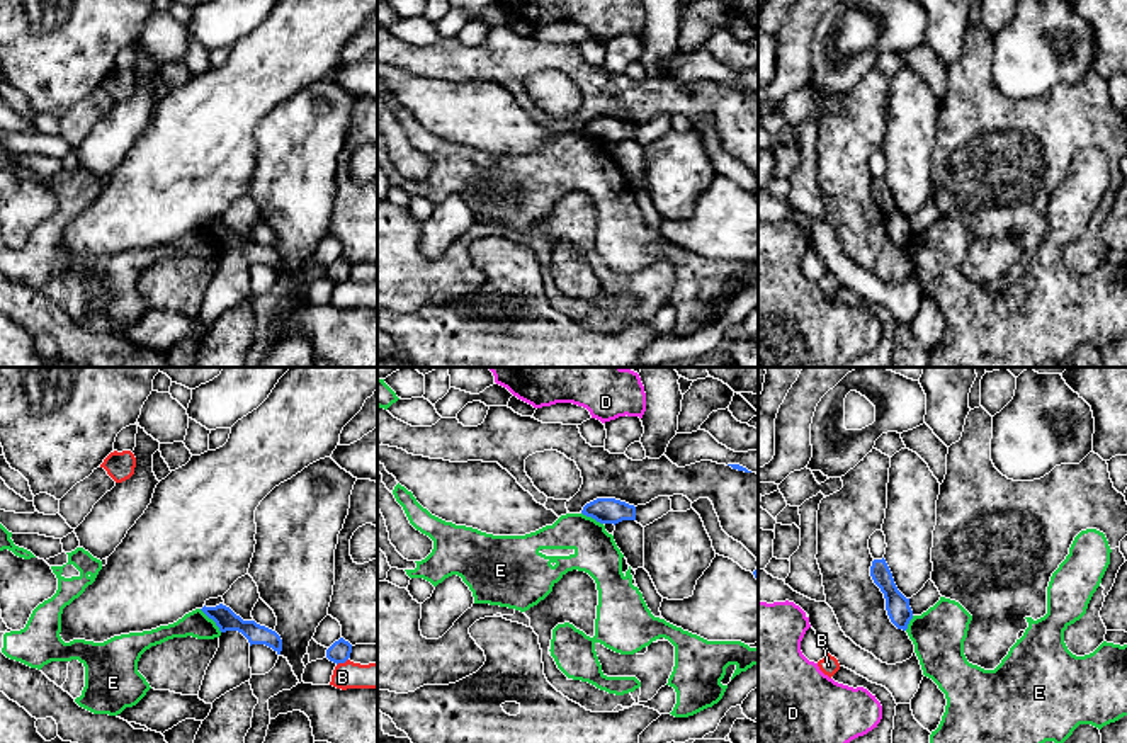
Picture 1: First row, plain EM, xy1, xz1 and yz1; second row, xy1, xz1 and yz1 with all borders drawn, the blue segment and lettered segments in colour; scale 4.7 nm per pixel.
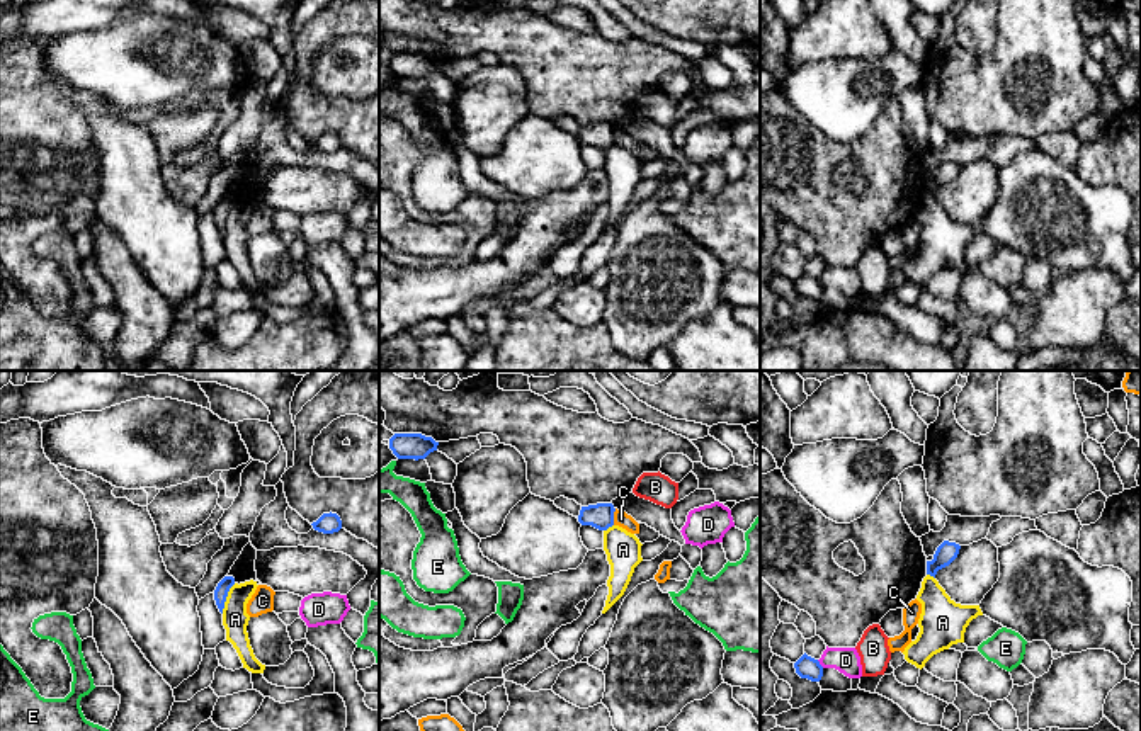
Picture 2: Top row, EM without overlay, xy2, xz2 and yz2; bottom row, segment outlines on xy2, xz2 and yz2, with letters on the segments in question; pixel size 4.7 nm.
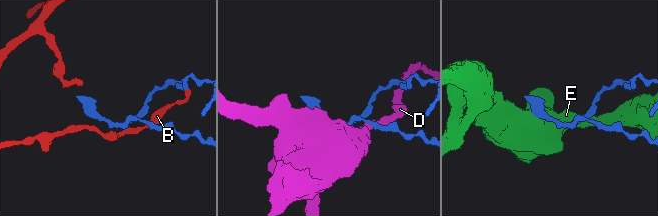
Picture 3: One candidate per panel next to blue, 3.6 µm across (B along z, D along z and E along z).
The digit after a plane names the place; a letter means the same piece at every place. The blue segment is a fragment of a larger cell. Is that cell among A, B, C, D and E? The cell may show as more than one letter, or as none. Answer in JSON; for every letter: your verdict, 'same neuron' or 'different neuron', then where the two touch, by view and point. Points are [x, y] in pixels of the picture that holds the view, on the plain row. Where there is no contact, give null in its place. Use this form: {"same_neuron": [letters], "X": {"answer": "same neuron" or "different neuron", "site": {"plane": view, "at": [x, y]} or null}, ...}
{"same_neuron": ["A"], "A": {"answer": "same neuron", "site": {"plane": "xy2", "at": [225, 218]}}, "B": {"answer": "different neuron", "site": {"plane": "xy1", "at": [342, 281]}}, "C": {"answer": "different neuron", "site": {"plane": "xz2", "at": [613, 136]}}, "D": {"answer": "different neuron", "site": {"plane": "yz2", "at": [818, 283]}}, "E": {"answer": "different neuron", "site": {"plane": "xy1", "at": [211, 237]}}}

